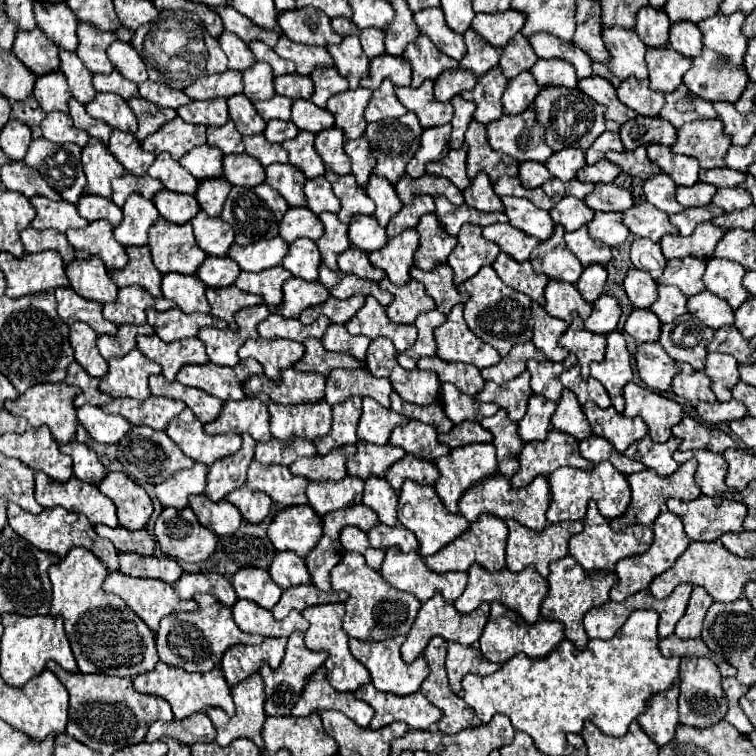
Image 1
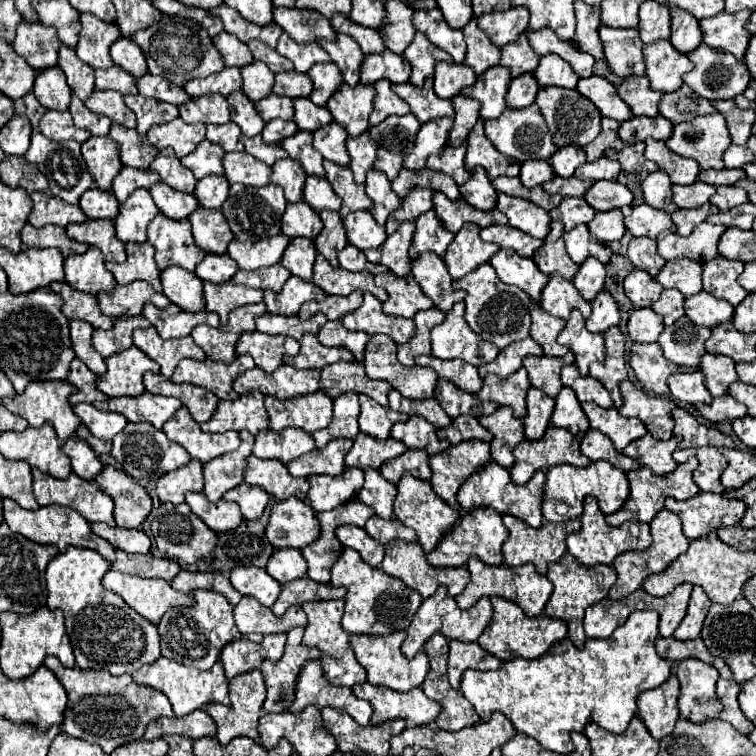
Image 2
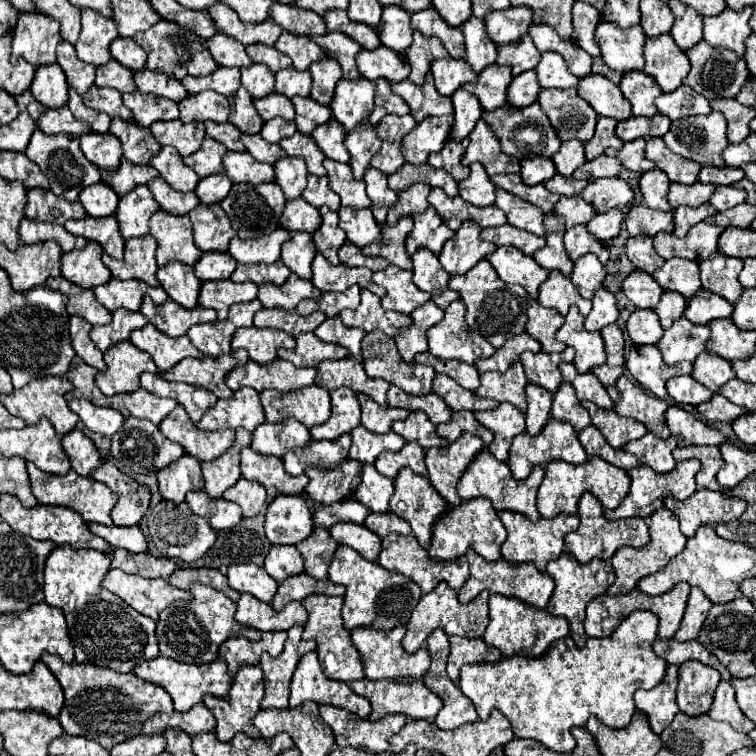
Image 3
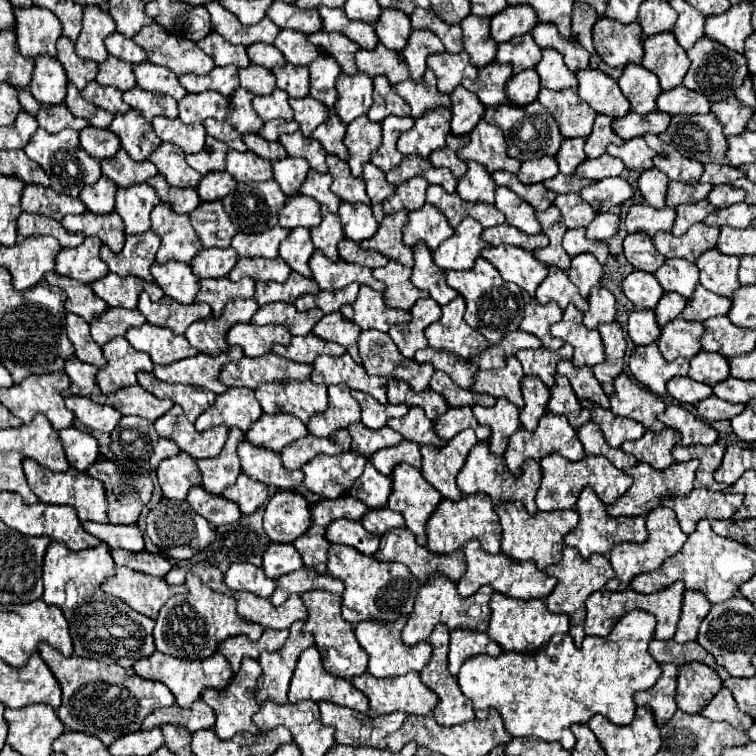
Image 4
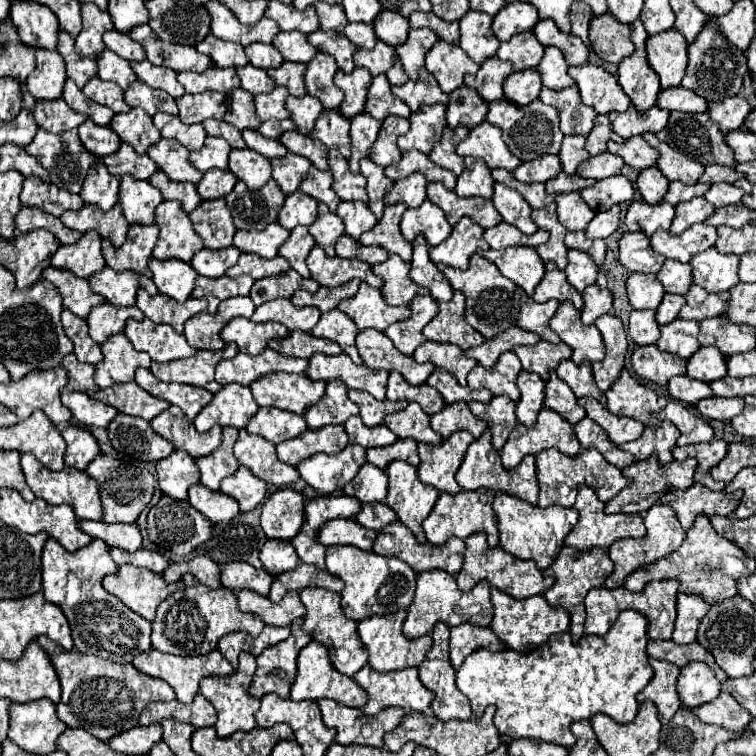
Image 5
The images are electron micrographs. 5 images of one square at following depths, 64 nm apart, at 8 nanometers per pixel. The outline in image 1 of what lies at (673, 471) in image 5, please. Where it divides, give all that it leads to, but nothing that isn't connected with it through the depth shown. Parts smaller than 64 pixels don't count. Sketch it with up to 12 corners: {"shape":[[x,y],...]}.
{"shape":[[696,460],[668,478],[650,468],[628,476],[632,488],[624,518],[612,530],[630,524],[650,526],[668,498],[696,500]]}

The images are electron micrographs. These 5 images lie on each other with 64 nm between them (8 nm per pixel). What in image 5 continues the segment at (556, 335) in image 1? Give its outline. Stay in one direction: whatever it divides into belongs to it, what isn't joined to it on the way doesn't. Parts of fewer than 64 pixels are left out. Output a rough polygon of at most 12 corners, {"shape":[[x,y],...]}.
{"shape":[[526,300],[518,326],[550,344],[560,338],[548,326],[558,300]]}

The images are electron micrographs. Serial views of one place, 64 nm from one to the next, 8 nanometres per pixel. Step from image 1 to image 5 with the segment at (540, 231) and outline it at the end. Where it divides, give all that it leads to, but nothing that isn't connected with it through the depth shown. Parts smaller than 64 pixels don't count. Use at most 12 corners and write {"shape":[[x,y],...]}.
{"shape":[[496,184],[492,204],[504,222],[534,234],[532,208],[516,190]]}

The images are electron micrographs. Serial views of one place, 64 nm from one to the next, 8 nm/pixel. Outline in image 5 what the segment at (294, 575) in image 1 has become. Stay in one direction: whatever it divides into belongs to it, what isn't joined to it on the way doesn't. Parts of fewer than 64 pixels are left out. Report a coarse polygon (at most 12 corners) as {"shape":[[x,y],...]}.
{"shape":[[268,540],[262,566],[276,578],[300,564],[290,542]]}

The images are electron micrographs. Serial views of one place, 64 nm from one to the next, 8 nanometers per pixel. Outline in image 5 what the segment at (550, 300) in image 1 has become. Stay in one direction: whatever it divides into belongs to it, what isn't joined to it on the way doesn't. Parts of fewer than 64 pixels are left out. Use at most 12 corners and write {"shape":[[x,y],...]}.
{"shape":[[554,264],[546,266],[542,282],[536,286],[536,302],[570,300],[584,308],[578,294]]}

